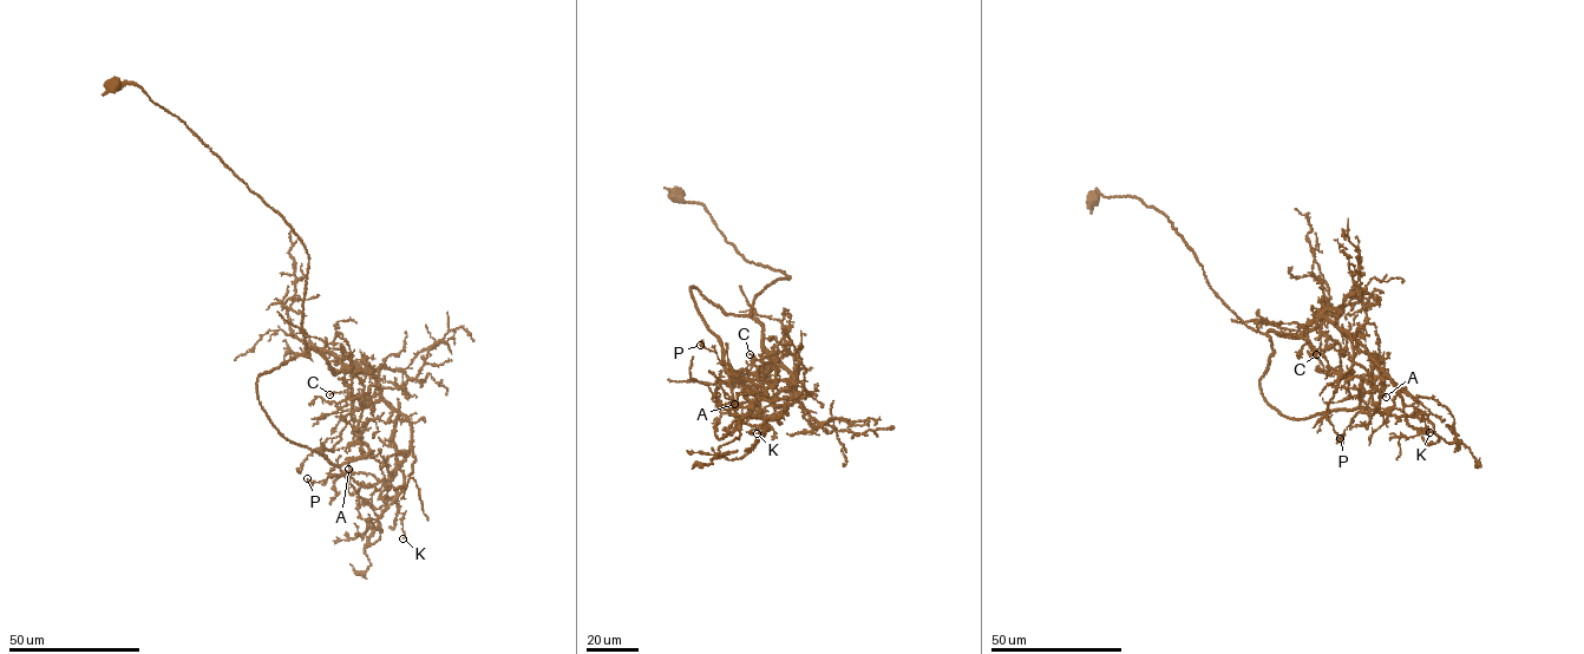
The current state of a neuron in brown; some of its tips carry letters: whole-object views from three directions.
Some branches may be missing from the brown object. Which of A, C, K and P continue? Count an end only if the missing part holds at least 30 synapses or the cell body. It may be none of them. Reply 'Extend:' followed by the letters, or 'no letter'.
Extend: no letter

